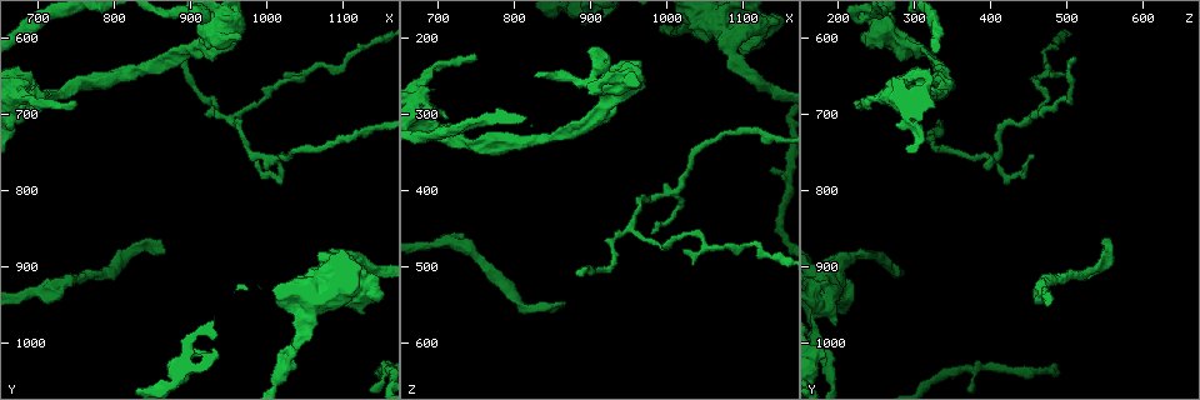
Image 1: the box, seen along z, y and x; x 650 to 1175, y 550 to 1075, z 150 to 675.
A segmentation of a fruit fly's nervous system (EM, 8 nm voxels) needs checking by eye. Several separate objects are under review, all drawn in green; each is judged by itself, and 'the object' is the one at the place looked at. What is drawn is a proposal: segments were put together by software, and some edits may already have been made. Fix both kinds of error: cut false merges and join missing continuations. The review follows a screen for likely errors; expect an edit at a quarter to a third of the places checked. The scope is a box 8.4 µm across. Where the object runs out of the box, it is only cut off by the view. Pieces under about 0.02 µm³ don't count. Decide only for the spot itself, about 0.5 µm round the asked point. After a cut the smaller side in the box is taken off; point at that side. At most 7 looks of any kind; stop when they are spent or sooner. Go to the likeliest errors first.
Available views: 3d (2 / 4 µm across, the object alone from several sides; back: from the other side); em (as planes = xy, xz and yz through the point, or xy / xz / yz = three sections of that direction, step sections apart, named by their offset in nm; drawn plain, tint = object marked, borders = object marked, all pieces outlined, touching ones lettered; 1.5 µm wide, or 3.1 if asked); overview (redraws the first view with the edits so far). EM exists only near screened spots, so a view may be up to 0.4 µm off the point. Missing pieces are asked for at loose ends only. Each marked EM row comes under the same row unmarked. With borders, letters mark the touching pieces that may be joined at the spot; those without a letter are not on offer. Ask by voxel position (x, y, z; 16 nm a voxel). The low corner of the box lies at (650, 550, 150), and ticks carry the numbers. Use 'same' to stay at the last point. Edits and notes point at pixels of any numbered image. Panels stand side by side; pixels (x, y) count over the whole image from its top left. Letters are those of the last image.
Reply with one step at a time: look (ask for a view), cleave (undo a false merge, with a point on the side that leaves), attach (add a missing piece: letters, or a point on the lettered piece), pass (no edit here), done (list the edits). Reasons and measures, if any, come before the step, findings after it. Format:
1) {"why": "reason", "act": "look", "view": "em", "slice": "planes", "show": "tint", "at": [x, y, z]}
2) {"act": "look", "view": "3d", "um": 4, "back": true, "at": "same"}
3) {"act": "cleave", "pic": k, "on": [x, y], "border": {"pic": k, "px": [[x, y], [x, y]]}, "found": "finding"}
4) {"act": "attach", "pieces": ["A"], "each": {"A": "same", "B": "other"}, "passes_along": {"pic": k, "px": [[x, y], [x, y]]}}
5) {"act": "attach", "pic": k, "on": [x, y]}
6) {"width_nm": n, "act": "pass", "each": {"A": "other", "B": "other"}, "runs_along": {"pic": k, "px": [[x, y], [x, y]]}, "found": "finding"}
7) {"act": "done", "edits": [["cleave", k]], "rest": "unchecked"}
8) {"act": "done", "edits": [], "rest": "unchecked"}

{"act": "look", "view": "em", "slice": "xz", "step": 8, "show": "tint", "at": [870, 880, 550]}

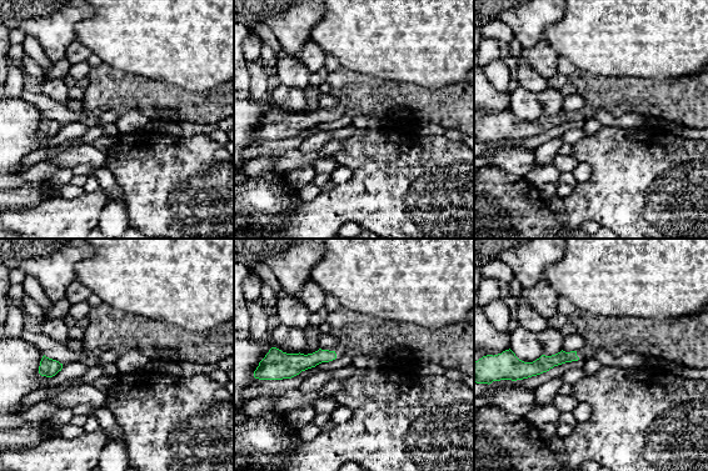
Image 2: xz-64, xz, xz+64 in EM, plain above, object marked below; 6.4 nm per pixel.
{"why": "cut it another way", "act": "look", "view": "em", "slice": "yz", "step": 4, "show": "borders", "at": "same"}

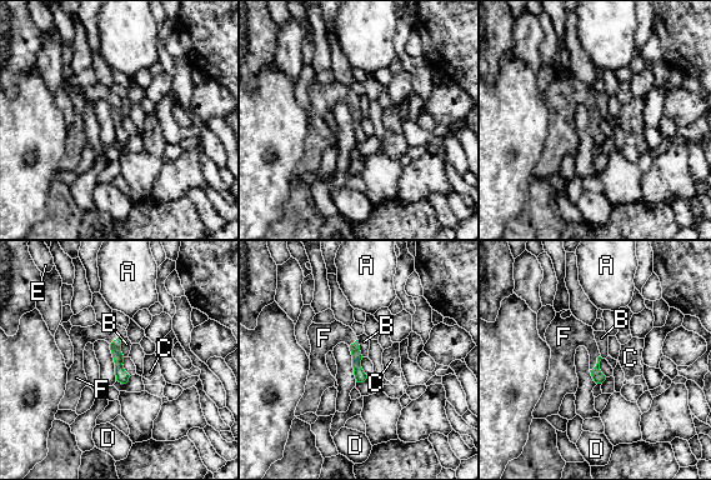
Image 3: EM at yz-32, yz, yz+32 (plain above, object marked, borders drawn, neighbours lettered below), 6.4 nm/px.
{"longest_contact_nm": ["B", 120], "act": "attach", "pieces": ["F"], "each": {"A": "other", "B": "other", "C": "other", "D": "other", "E": "other", "F": "same"}, "found": "it goes on there"}

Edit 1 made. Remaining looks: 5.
{"act": "look", "view": "overview"}

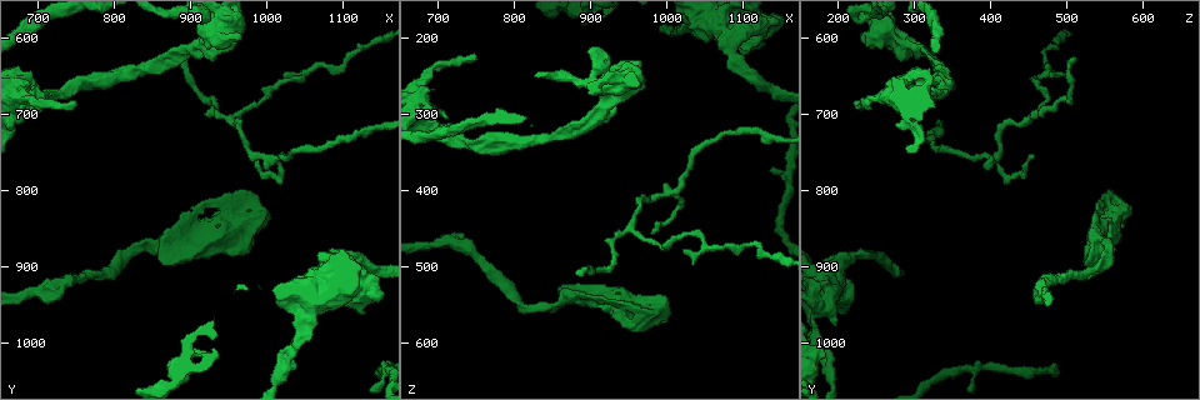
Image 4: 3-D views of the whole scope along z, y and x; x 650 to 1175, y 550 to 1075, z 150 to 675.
{"why": "tapers out", "act": "look", "view": "em", "slice": "planes", "show": "borders", "at": [885, 625, 510]}

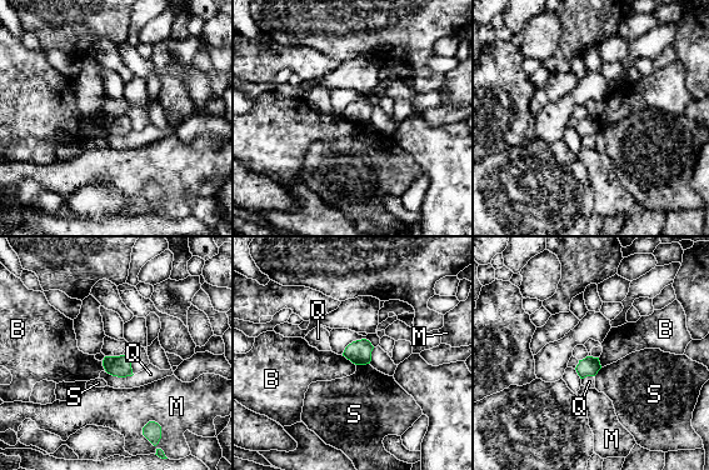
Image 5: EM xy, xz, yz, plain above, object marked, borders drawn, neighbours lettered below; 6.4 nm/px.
{"act": "pass", "each": {"B": "other", "M": "other", "Q": "other", "S": "other"}, "found": "no lettered piece goes on from it"}

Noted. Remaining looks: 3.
{"why": "sudden change in width", "act": "look", "view": "3d", "um": 4, "at": [1085, 880, 225]}

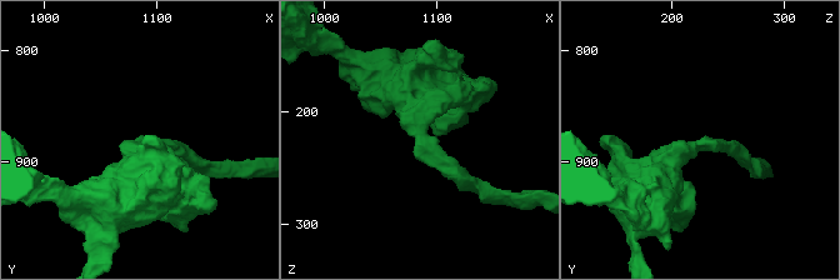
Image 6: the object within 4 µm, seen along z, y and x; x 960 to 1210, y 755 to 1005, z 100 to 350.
{"arm_widths_nm": [220, 550], "act": "look", "view": "em", "slice": "planes", "show": "tint", "at": [1088, 886, 228]}

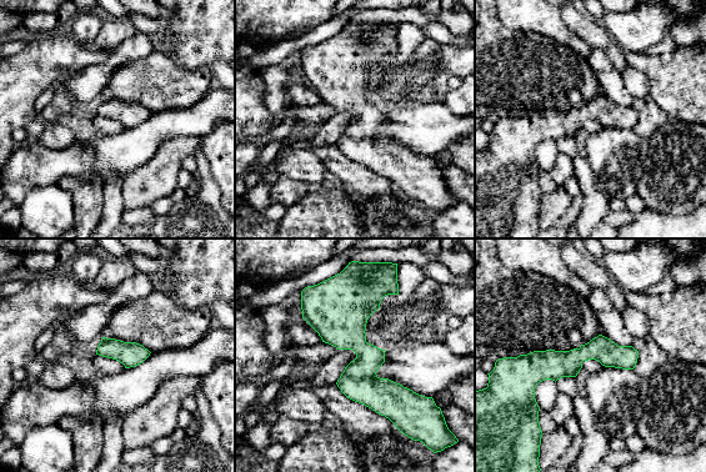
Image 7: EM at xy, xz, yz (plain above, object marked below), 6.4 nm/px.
{"act": "look", "view": "em", "slice": "planes", "show": "borders", "at": "same"}

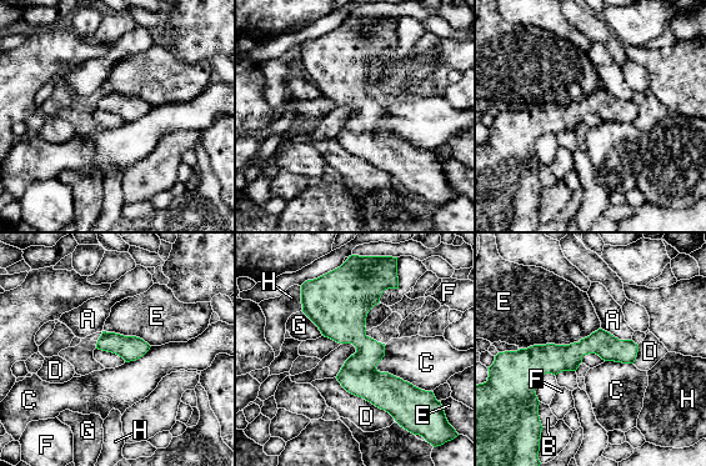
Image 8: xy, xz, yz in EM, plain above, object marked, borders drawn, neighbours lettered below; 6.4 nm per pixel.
{"longest_contact_nm": ["E", 550], "act": "pass", "each": {"A": "other", "B": "other", "C": "other", "D": "other", "E": "other", "F": "other", "G": "other", "H": "other"}, "found": "all the same neuron"}

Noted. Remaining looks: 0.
{"act": "done", "edits": [["attach", 3]], "rest": "unchecked"}

